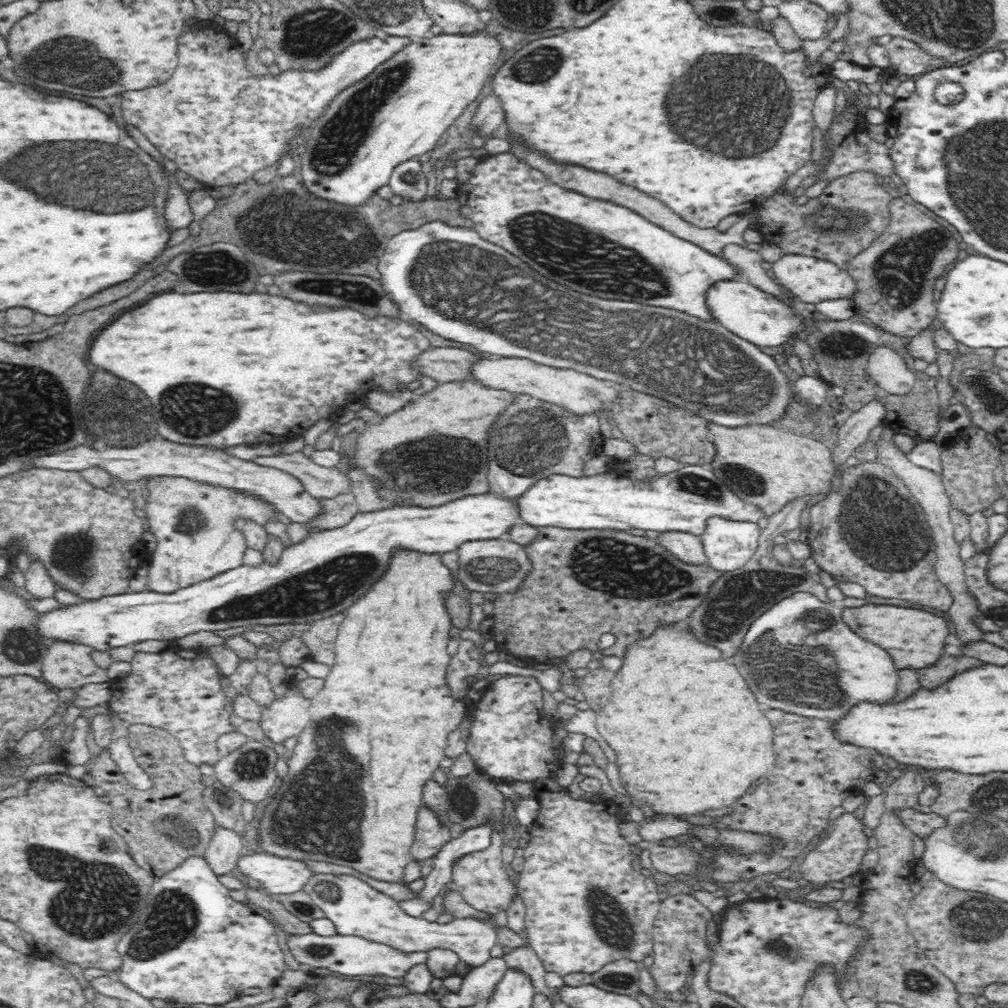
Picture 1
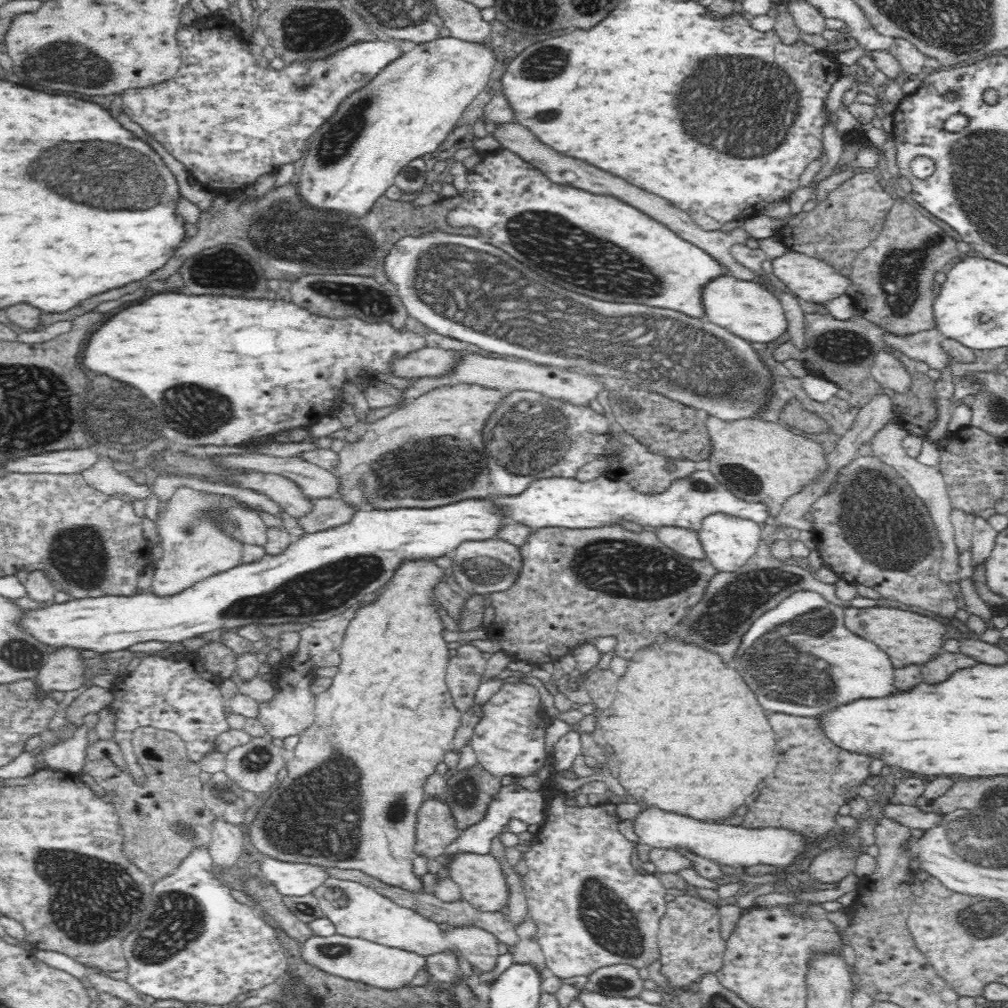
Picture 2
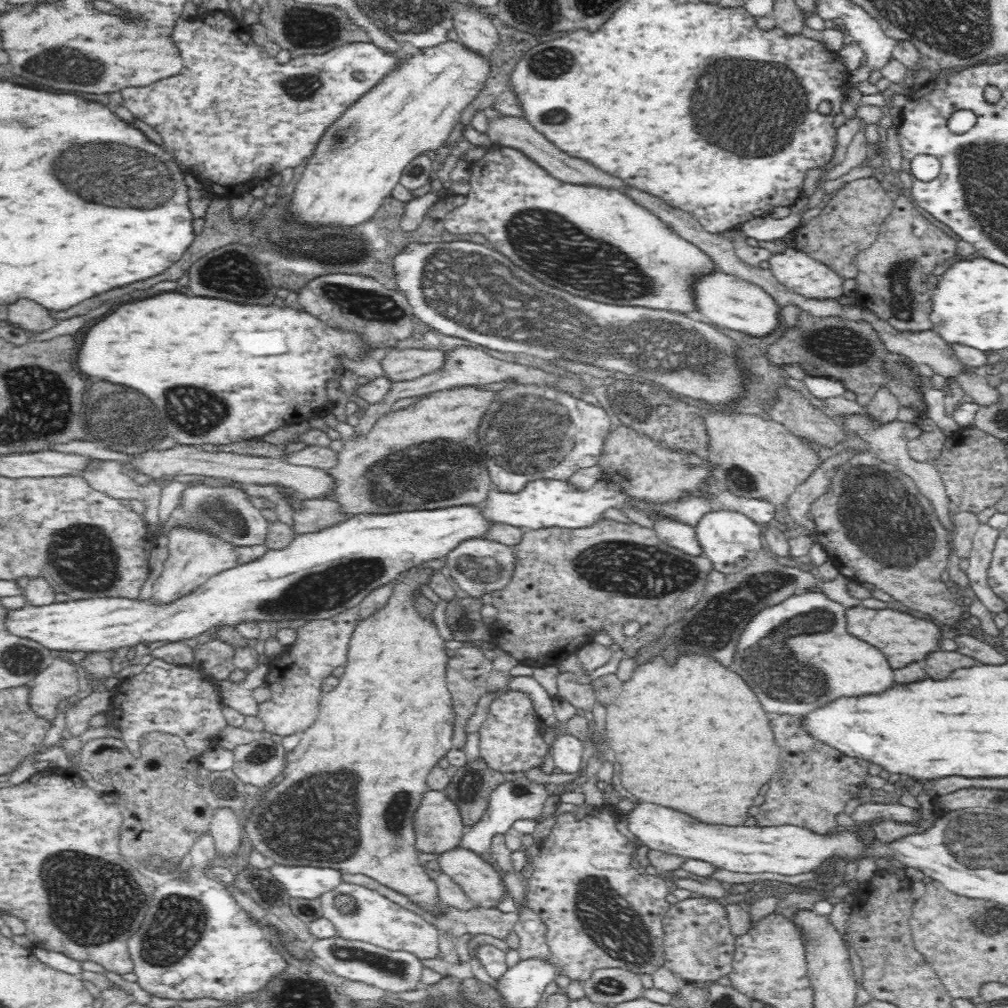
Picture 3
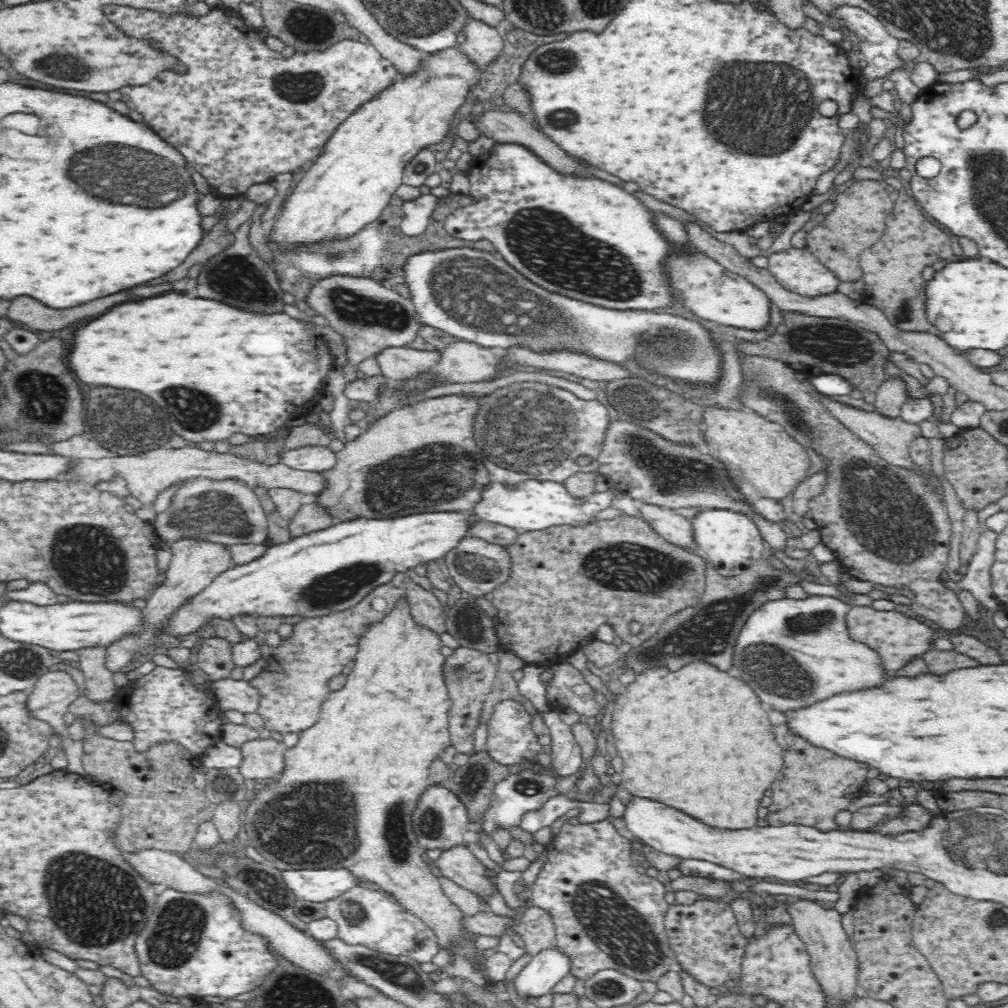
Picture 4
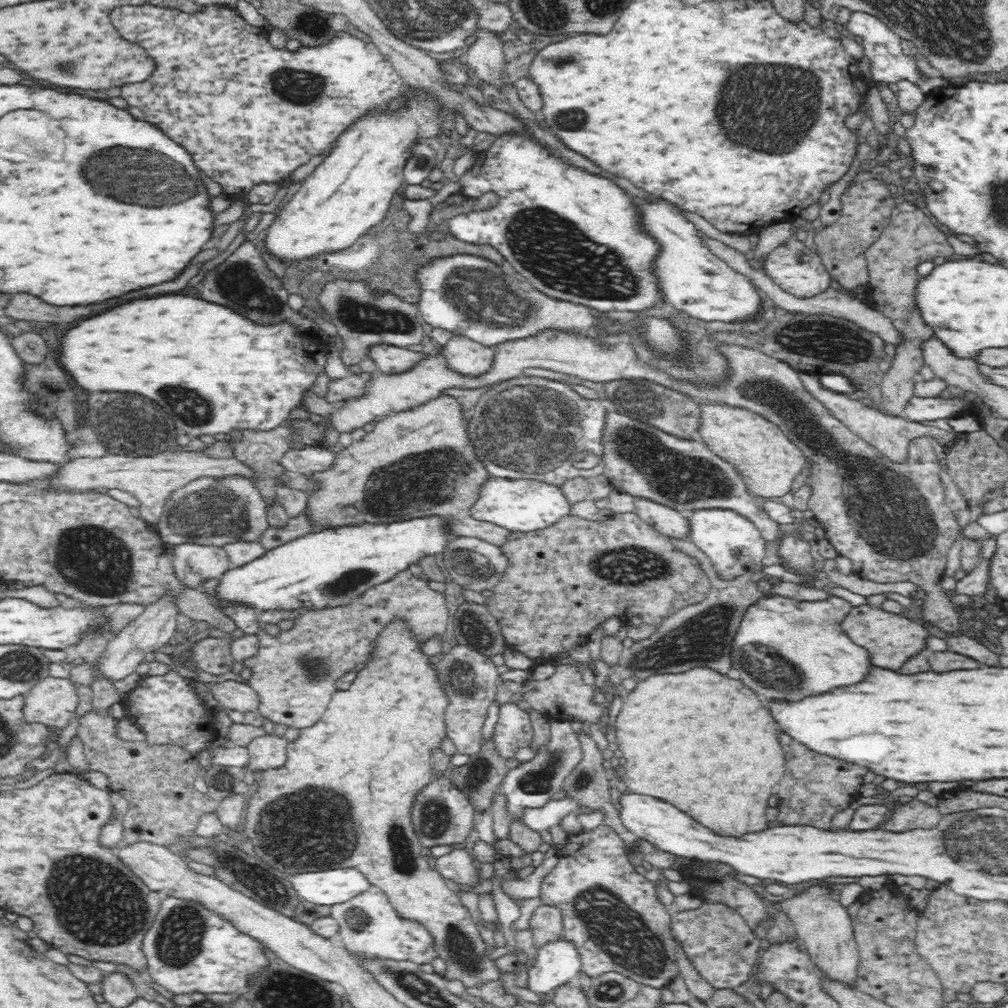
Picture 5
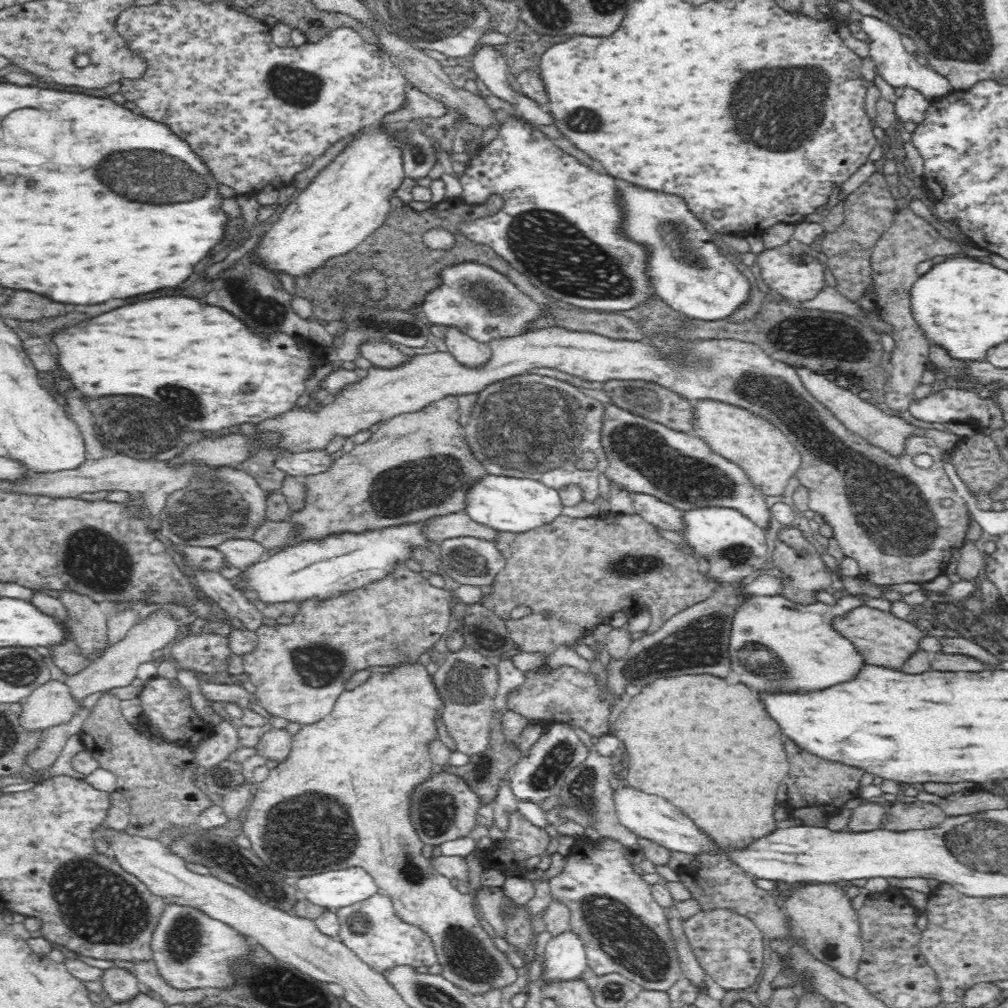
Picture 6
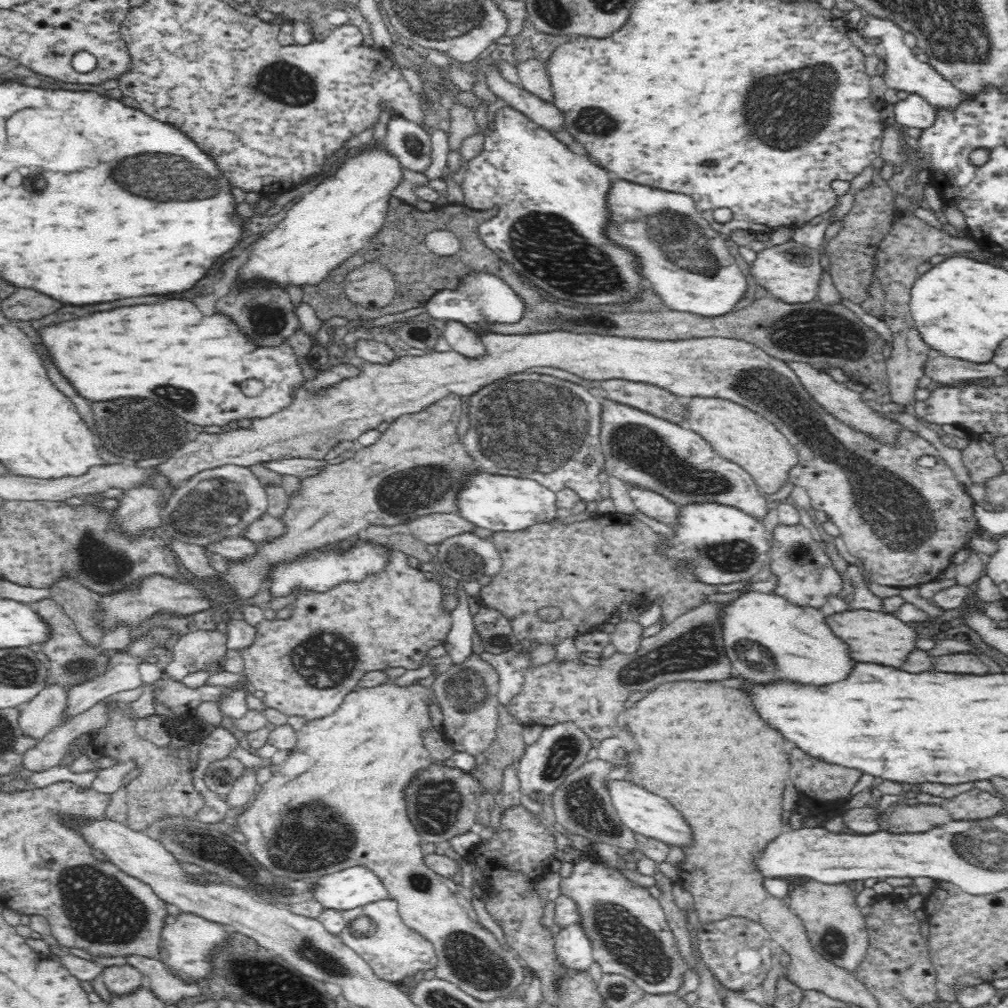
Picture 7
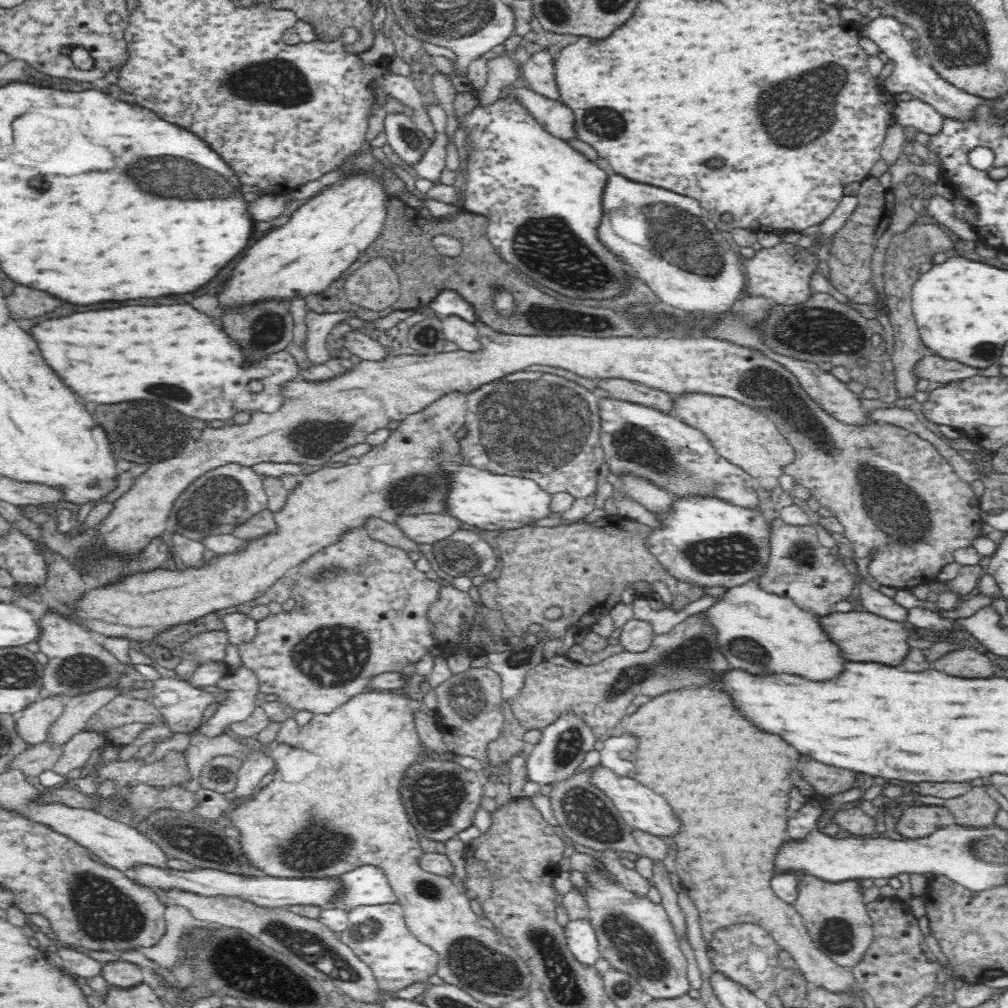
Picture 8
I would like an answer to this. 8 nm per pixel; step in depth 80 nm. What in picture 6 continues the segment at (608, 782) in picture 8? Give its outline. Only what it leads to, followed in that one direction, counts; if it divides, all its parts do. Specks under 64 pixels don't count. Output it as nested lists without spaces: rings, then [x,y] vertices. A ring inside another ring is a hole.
[[[622,786],[613,792],[620,824],[637,834],[639,838],[651,840],[671,852],[684,852],[692,856],[702,854],[714,856],[722,852],[714,842],[714,838],[710,838],[693,820],[682,814],[676,806],[666,802],[664,798],[640,792],[631,786]]]

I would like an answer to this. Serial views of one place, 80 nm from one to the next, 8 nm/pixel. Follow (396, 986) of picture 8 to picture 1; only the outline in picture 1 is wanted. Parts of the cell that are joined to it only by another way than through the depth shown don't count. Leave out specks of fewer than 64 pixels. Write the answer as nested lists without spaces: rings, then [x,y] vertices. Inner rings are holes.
[[[350,873],[322,874],[310,876],[301,890],[324,911],[336,927],[336,932],[344,936],[358,936],[366,940],[382,943],[403,953],[426,951],[431,948],[445,948],[455,952],[460,961],[478,968],[492,958],[490,951],[498,944],[498,925],[493,916],[478,917],[466,915],[454,917],[452,922],[426,921],[420,917],[404,914],[397,901],[390,895],[371,887],[369,883]]]

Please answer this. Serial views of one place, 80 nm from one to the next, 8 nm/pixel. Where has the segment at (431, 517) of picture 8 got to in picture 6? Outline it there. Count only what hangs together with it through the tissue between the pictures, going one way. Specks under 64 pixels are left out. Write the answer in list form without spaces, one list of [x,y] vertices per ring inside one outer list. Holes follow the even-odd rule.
[[[461,512],[426,521],[425,532],[429,540],[438,544],[459,537],[475,537],[496,543],[501,530],[475,522],[465,512]]]

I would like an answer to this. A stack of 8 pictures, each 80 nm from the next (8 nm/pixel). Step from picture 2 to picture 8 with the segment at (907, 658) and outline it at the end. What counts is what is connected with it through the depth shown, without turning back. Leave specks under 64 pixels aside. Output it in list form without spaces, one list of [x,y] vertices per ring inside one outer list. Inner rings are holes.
[[[856,610],[856,612],[838,612],[824,616],[822,622],[826,622],[826,630],[830,630],[830,636],[834,642],[844,646],[846,658],[852,662],[872,662],[880,660],[888,666],[898,666],[910,650],[910,630],[894,620],[882,618],[878,614],[870,614],[868,611]]]

